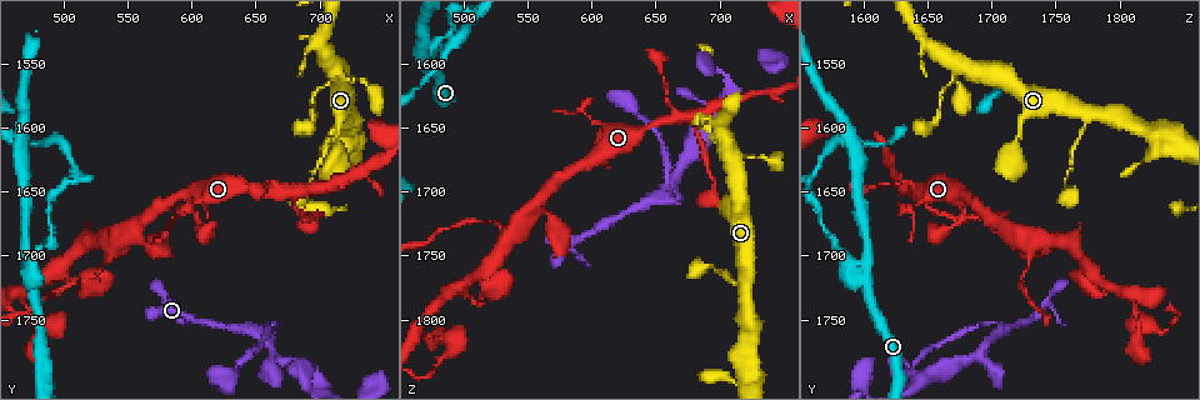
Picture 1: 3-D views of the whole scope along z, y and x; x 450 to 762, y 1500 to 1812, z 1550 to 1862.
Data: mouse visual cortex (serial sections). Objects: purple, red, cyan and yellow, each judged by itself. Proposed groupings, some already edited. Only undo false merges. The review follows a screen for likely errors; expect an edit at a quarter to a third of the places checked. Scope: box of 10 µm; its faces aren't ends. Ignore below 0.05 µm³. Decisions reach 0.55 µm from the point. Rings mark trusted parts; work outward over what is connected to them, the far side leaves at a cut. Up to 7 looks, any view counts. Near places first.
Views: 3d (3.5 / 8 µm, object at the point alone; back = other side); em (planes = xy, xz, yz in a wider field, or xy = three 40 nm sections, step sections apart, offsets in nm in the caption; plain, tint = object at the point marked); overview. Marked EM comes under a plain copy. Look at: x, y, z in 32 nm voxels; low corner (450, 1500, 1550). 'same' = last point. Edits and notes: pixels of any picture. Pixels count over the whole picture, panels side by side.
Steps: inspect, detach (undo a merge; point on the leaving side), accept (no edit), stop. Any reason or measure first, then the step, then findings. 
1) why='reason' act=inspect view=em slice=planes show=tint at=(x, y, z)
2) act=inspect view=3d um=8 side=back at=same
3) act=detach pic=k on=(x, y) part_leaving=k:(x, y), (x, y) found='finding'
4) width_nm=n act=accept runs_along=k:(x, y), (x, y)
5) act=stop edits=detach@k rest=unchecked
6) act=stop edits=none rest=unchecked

act=inspect view=3d um=3.5 at=(650, 1762, 1706)

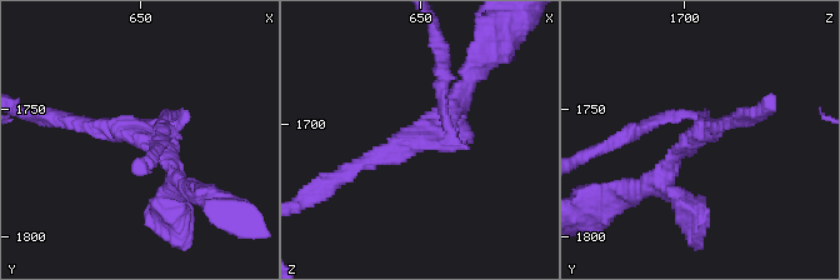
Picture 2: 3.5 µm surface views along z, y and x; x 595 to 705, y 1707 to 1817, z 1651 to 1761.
arms=3 arm_widths_nm=150,200,200 why='need the tissue' act=inspect view=em slice=xy step=5 show=tint at=(651, 1760, 1705)

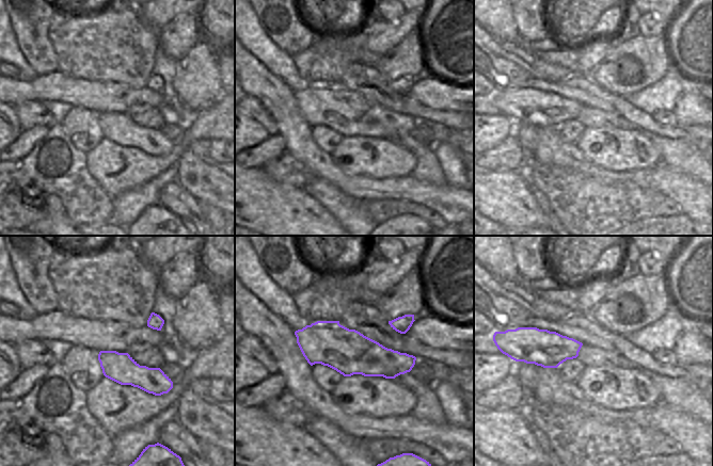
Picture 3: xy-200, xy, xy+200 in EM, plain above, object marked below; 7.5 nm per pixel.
act=accept runs_along=2:(348, 170), (420, 139), (463, 90) found='one cell here'

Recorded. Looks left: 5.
why='thick turns thin' act=inspect view=3d um=3.5 at=(482, 1758, 1818)

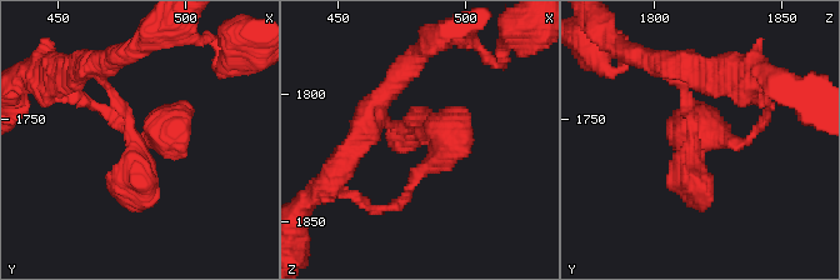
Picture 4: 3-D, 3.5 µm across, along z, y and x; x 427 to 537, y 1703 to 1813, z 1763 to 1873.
act=inspect view=em slice=xy step=2 show=tint at=(483, 1759, 1816)

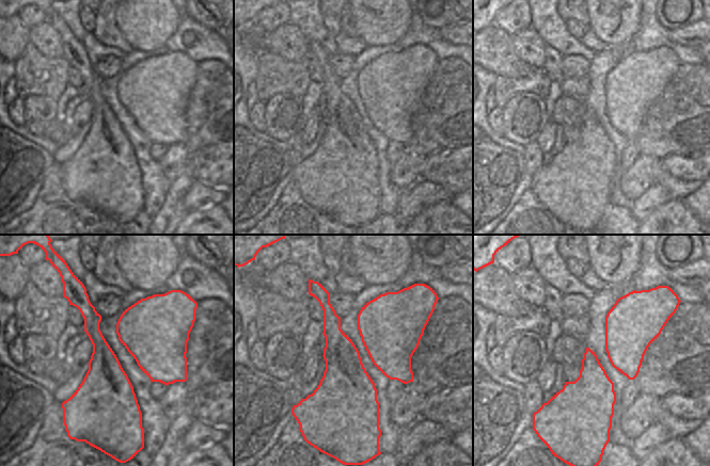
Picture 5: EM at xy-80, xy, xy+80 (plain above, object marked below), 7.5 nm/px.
act=accept runs_along=4:(671, 73), (694, 141), (748, 141) found='all the same cell'

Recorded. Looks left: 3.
why='a narrow waist' act=inspect view=3d um=3.5 at=(522, 1720, 1722)

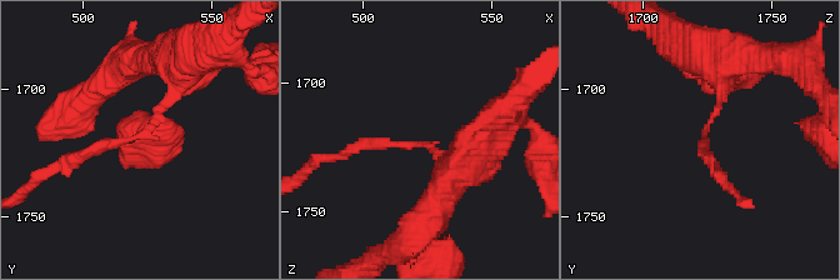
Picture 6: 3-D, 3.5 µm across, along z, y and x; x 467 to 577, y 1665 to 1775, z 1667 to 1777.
arm_widths_nm=150,200 act=detach pic=6 on=(114, 144) found='two cells meet here'

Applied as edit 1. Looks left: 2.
act=stop edits=detach@6 rest=unchecked

